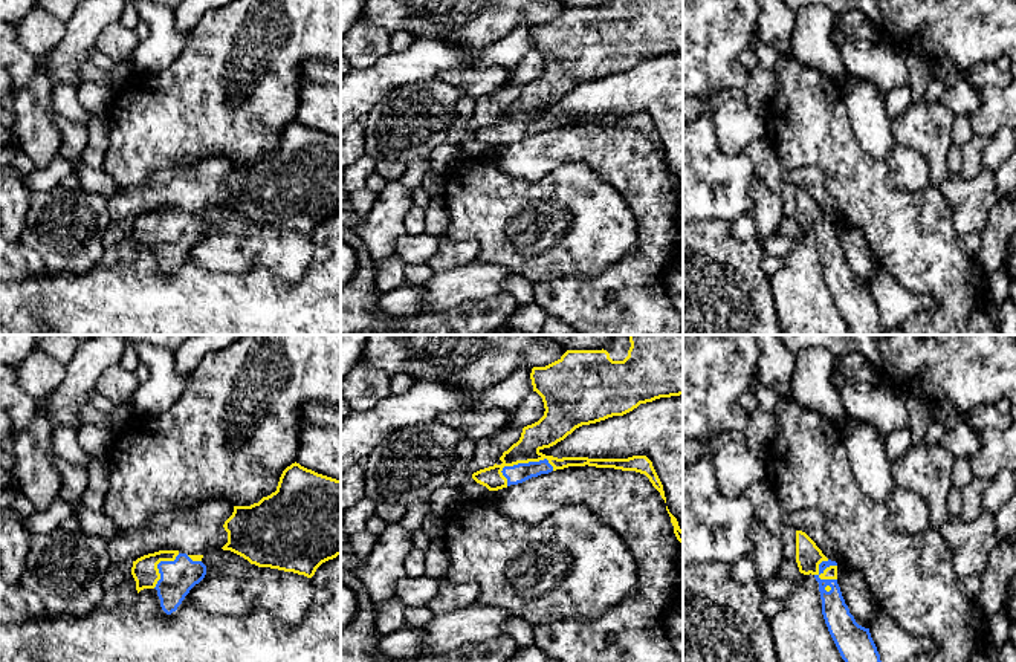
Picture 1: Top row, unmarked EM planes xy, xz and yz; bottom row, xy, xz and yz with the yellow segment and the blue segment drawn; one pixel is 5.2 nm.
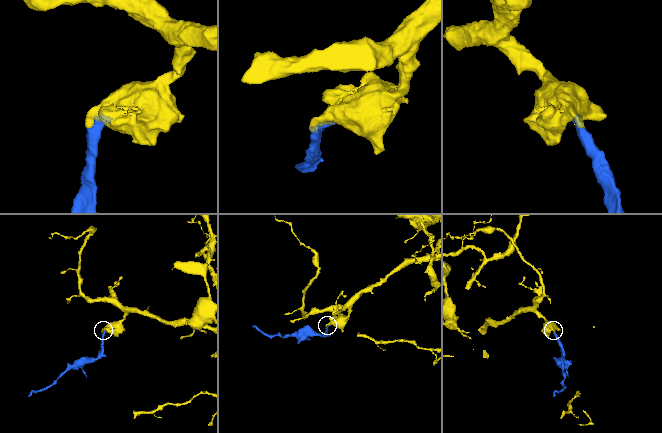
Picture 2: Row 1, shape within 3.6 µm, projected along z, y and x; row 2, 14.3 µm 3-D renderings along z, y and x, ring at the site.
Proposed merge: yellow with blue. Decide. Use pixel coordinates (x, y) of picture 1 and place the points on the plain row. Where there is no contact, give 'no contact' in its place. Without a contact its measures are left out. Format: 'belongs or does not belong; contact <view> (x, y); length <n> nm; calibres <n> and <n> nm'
belongs; contact xz (527, 120); length 280 nm; calibres 170 and 100 nm

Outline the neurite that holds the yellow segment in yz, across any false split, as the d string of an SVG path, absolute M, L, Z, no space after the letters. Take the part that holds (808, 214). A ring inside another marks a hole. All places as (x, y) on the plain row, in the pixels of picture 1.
M796 188L796 220L801 231L811 231L819 240L822 272L849 333L889 335L869 286L859 283L845 261L837 242L837 220L828 217L802 188Z

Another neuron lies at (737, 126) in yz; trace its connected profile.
M739 96L723 102L712 119L718 145L727 156L743 153L752 141L765 135L765 119L752 112Z

